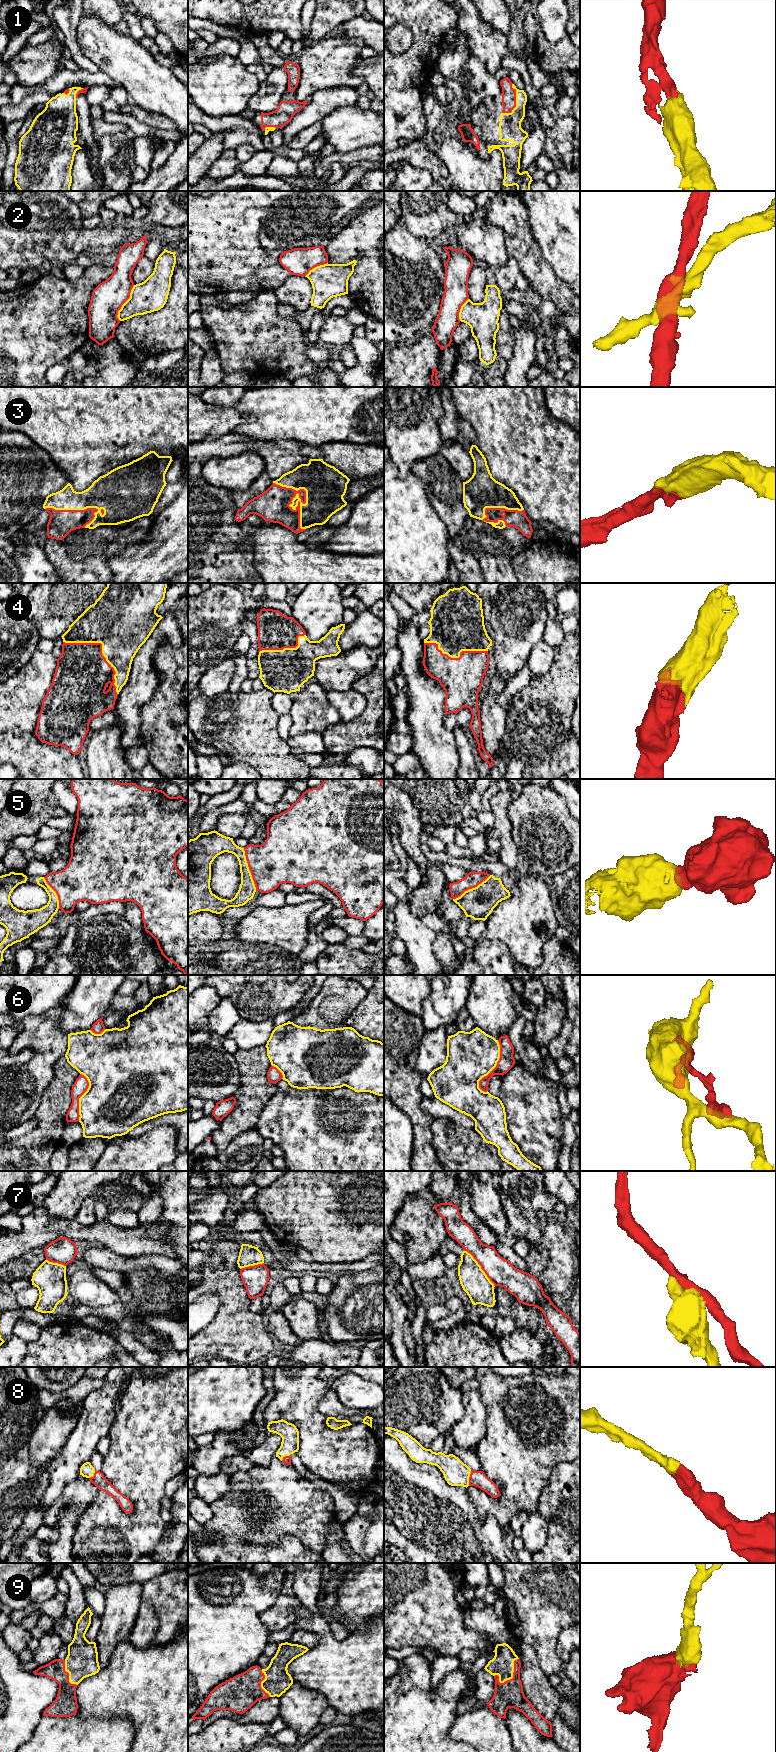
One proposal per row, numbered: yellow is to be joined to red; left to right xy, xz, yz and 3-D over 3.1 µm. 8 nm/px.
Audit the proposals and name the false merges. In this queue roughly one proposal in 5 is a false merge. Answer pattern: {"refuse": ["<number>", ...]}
{"refuse": ["2", "5", "6", "7"]}

